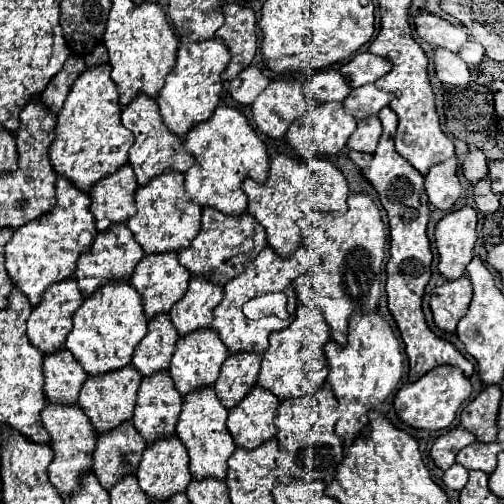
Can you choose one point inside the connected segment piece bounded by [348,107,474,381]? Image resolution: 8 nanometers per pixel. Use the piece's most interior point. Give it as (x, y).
(402, 193)

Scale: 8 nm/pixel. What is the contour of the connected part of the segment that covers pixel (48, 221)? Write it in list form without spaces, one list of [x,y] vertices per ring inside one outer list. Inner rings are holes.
[[[64,175],[56,179],[56,205],[42,217],[28,221],[14,229],[12,239],[4,247],[6,271],[16,287],[30,299],[32,307],[38,305],[46,287],[54,281],[62,281],[74,275],[76,259],[88,251],[96,235],[96,223],[90,213],[90,195],[74,187]]]

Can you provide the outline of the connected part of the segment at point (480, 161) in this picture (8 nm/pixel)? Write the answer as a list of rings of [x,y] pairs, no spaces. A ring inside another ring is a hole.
[[[470,149],[468,157],[462,163],[462,173],[472,183],[488,177],[488,159],[486,159],[486,155],[480,149]]]

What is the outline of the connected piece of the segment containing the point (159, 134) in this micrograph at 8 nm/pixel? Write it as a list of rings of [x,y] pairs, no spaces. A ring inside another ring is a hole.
[[[136,95],[132,99],[132,103],[128,103],[122,109],[122,123],[126,129],[130,129],[134,133],[134,145],[130,147],[130,157],[128,163],[132,165],[138,185],[148,183],[152,177],[160,175],[162,171],[170,171],[176,169],[180,173],[188,171],[188,167],[194,163],[194,155],[190,155],[184,149],[184,143],[178,135],[174,135],[162,121],[160,113],[158,113],[158,105],[156,99],[148,97],[148,95]]]

